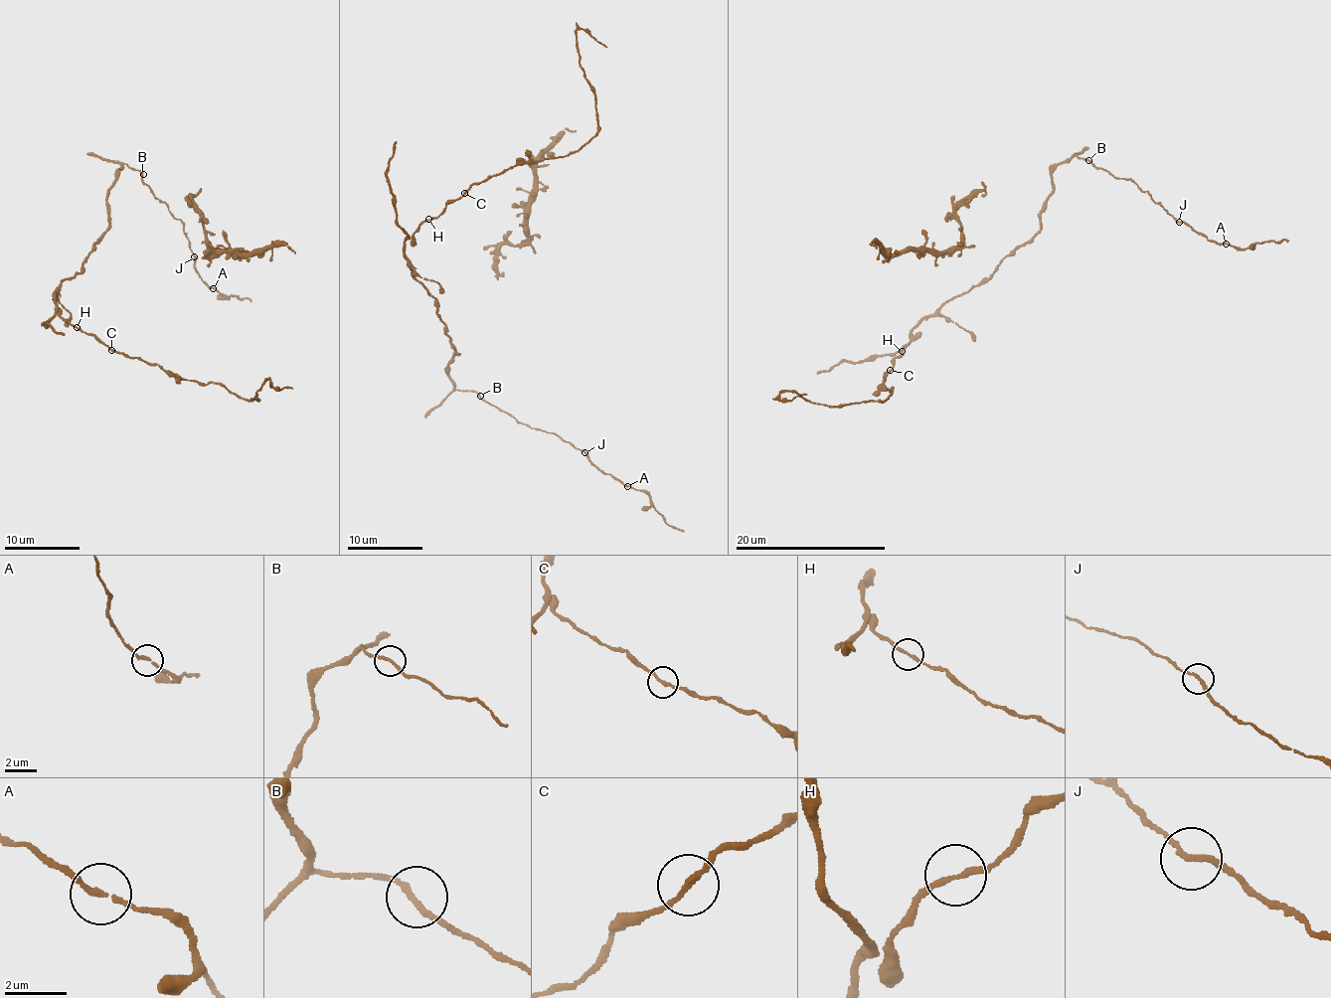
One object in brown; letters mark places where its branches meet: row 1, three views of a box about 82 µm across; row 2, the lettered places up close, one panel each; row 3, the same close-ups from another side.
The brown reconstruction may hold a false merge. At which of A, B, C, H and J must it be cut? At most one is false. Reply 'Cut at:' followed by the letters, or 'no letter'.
Cut at: no letter

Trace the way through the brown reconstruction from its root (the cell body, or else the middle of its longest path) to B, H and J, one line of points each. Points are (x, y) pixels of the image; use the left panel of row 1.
B: (79, 274), (84, 259), (108, 227), (105, 200), (115, 175), (124, 163), (141, 170), (143, 174)
H: (79, 274), (65, 277), (55, 295), (54, 303), (56, 314), (77, 327)
J: (79, 274), (108, 227), (108, 188), (124, 163), (139, 170), (155, 197), (178, 219), (194, 256)

